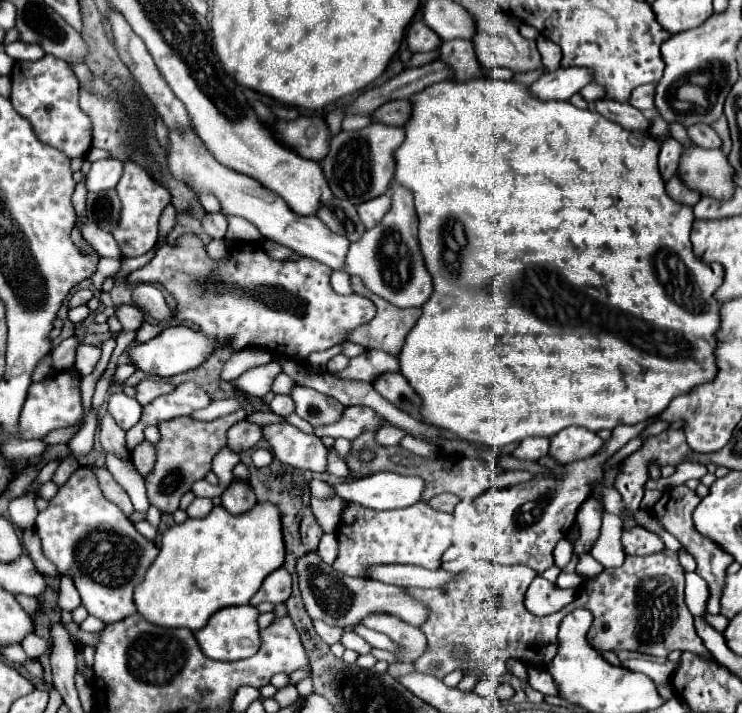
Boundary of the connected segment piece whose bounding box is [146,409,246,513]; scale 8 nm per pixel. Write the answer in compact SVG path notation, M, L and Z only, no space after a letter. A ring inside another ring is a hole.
M240 409L236 413L230 413L226 417L220 417L216 421L196 421L192 417L176 417L170 421L162 421L158 425L160 429L160 443L156 445L156 465L154 471L146 479L148 499L154 507L158 507L162 513L174 513L178 509L180 497L190 491L192 483L198 479L204 479L206 473L212 469L214 455L226 447L226 431L242 421L246 413Z

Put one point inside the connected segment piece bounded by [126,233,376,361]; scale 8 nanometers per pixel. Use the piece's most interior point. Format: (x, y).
(248, 298)

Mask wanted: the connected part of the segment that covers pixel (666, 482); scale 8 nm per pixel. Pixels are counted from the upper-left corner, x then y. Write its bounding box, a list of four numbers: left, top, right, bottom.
[646,461,707,489]

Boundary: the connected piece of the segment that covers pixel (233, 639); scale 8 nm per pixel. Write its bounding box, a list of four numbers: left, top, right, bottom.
[194,605,260,661]

